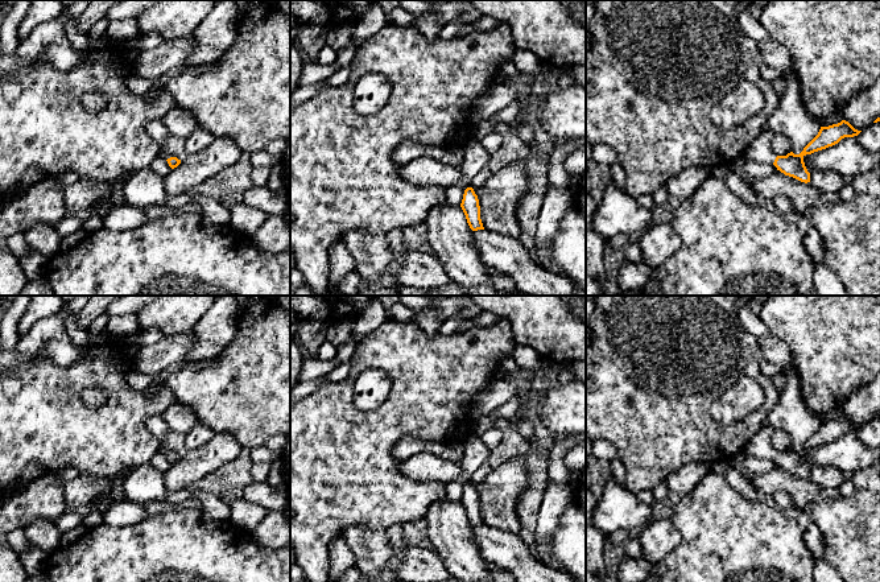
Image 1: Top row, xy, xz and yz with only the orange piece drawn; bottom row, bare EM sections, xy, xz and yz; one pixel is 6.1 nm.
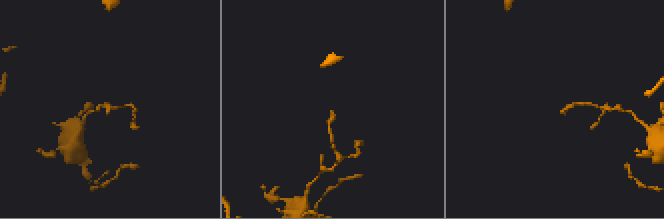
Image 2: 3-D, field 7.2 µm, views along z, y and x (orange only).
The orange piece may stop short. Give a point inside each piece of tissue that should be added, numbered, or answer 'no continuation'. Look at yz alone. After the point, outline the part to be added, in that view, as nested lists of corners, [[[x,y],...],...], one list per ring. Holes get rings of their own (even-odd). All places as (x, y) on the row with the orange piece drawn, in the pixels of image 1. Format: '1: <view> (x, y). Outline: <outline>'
1: yz (760, 151). Outline: [[[763,132],[744,152],[744,156],[755,162],[773,164],[777,154],[773,152],[772,141],[776,137],[772,132]]]

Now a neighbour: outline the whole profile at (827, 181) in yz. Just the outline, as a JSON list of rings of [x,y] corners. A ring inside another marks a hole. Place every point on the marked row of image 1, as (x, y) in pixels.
[[[817,170],[810,174],[810,182],[821,193],[839,193],[848,181],[834,170]]]

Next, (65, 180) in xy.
[[[73,172],[63,173],[63,174],[58,176],[58,182],[63,190],[67,186],[78,182],[79,179],[82,179],[82,176],[79,176],[78,173],[73,173]]]

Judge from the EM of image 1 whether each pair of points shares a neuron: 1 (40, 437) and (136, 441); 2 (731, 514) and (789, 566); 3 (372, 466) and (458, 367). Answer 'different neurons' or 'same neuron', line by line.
1: same neuron
2: same neuron
3: same neuron

